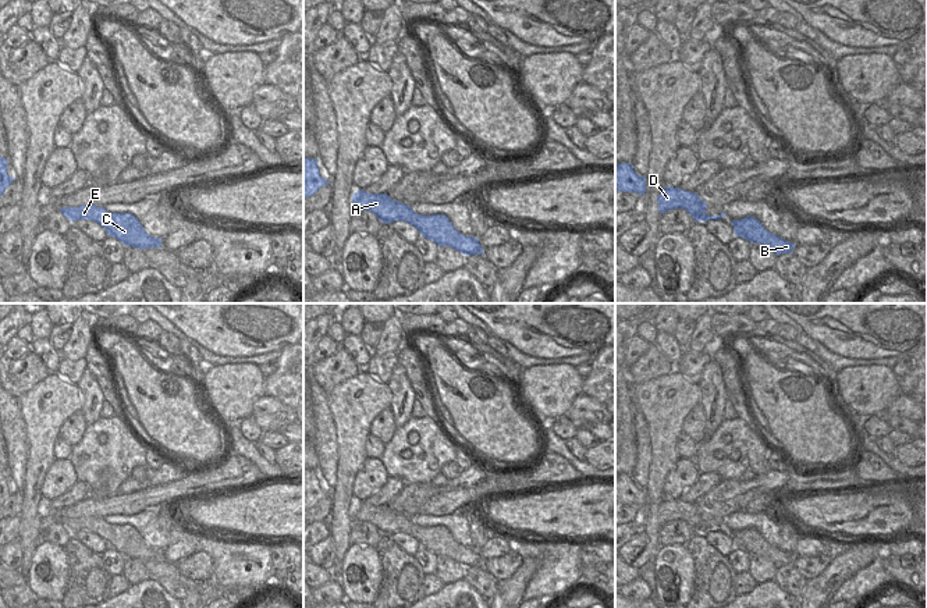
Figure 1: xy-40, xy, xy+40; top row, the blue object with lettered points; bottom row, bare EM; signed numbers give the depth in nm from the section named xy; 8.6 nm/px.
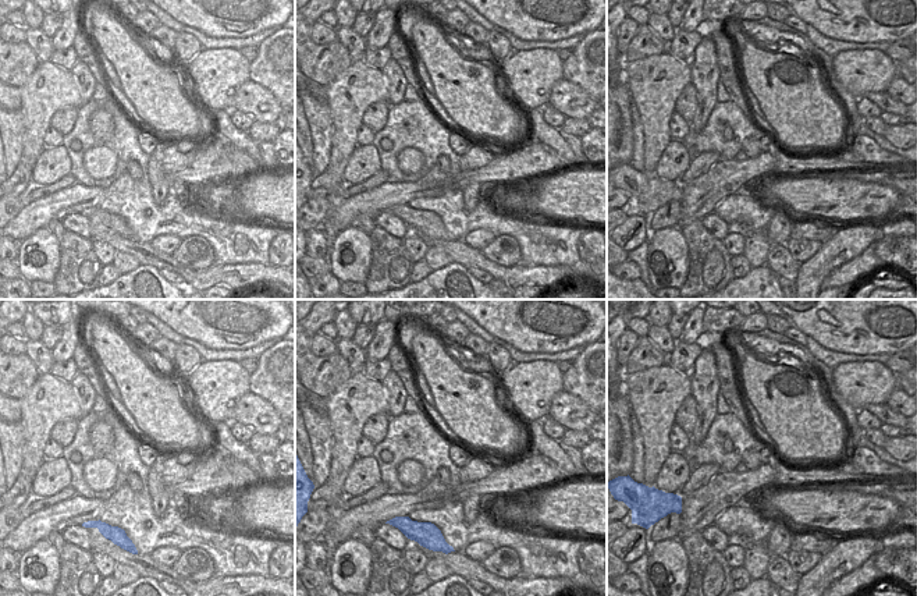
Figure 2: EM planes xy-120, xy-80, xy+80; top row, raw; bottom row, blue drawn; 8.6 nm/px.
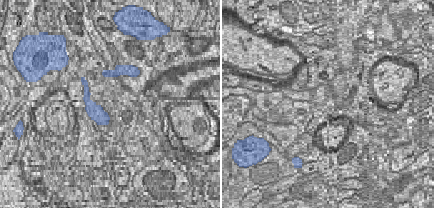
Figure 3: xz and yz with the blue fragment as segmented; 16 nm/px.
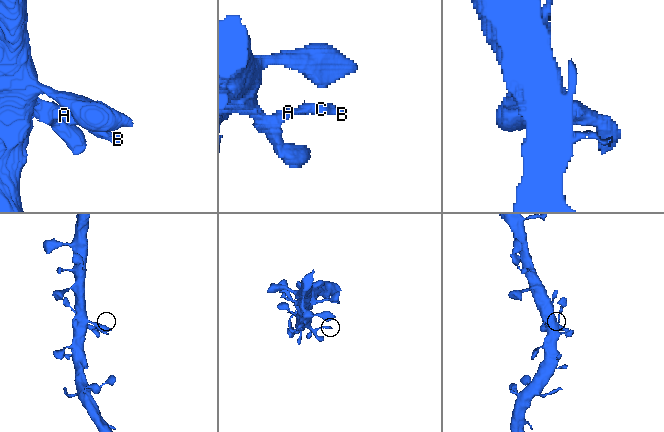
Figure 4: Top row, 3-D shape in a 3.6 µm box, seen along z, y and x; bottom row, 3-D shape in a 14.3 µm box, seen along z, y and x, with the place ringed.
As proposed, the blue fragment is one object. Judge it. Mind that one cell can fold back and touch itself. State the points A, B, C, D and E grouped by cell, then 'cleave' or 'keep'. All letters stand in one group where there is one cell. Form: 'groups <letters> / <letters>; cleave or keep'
groups A B C D E; keep

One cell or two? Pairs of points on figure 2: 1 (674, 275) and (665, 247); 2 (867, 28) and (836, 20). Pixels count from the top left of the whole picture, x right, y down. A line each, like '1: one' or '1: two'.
1: one
2: one

